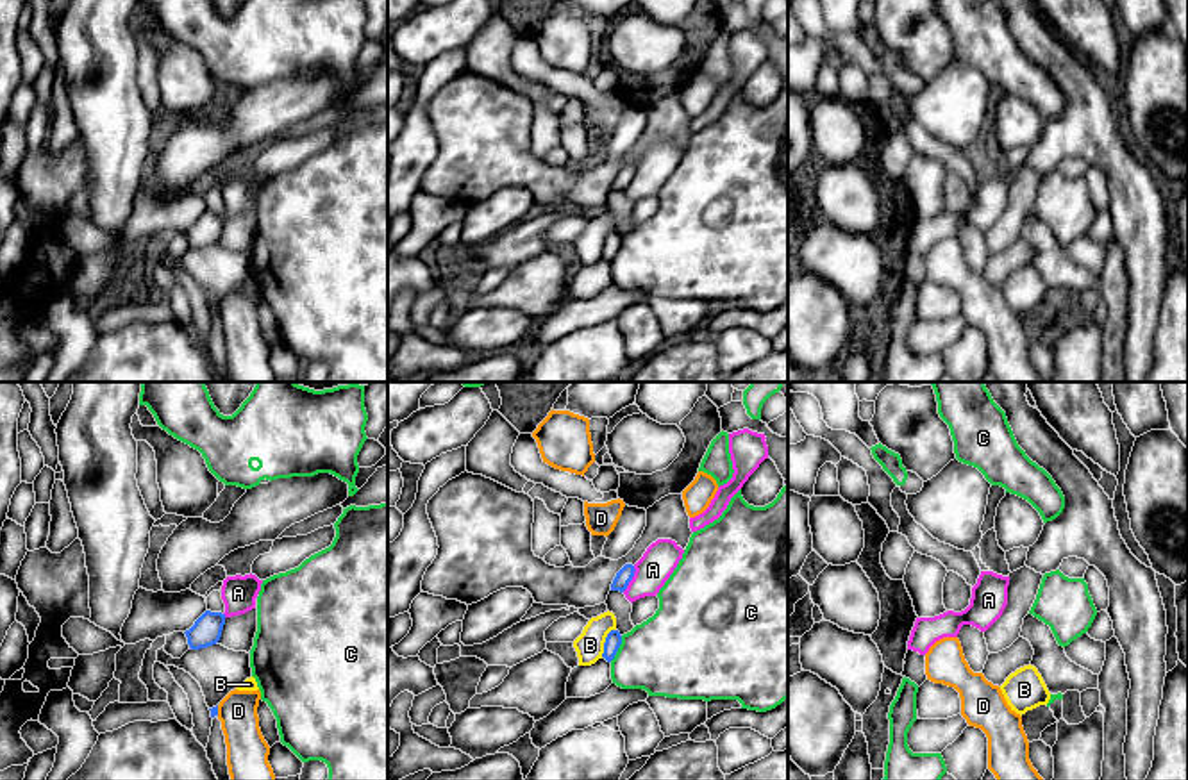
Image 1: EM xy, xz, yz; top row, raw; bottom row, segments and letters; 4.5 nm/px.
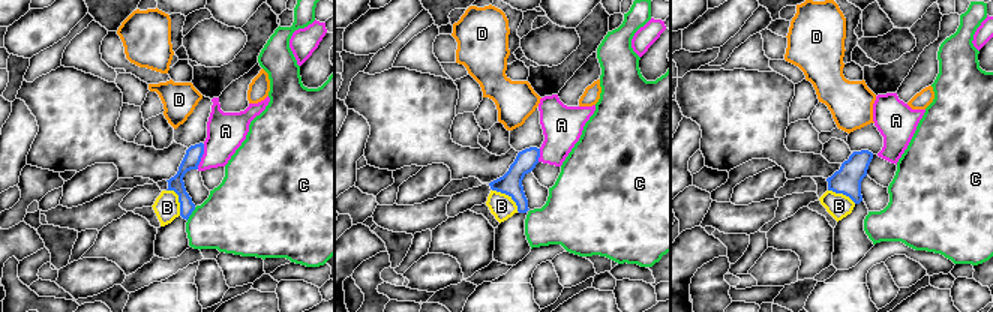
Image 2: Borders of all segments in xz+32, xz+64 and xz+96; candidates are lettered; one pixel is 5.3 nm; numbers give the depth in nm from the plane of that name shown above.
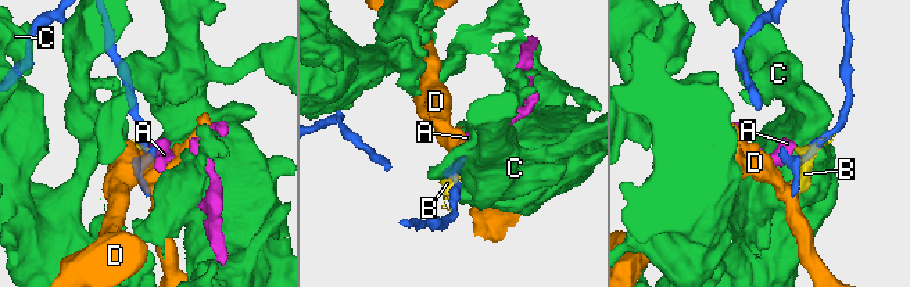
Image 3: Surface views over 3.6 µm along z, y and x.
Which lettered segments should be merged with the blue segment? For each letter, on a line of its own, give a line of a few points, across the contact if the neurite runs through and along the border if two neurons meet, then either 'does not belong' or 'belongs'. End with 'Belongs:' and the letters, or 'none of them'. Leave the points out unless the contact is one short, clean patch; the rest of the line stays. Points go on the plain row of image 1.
A: line xz (635, 166), (635, 175), (622, 191); does not belong
B: does not belong
C: line xz (622, 236), (622, 243), (610, 261); does not belong
D: line xy (217, 306), (218, 315); does not belong
Belongs: none of them

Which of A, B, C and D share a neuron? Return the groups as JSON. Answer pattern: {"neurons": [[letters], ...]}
{"neurons": [["A", "B"], ["C"], ["D"]]}

